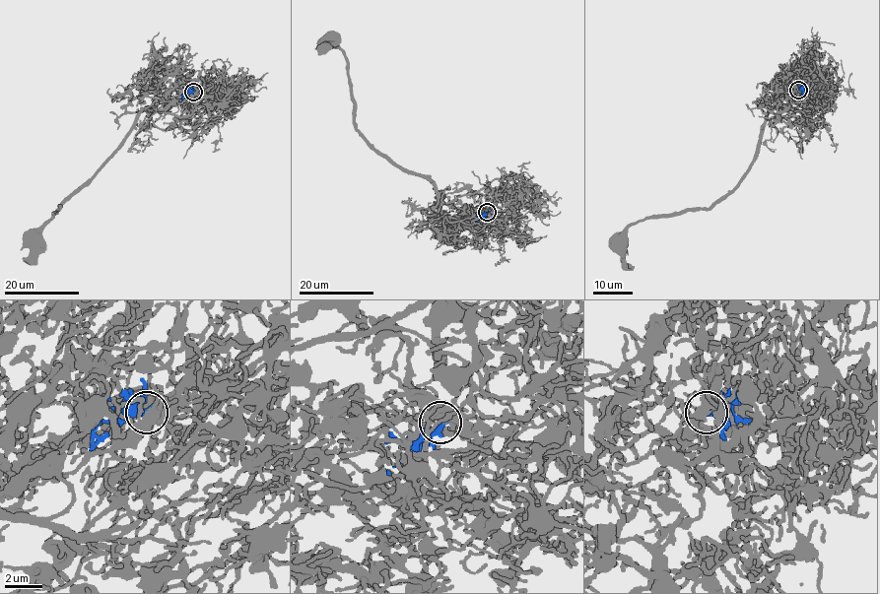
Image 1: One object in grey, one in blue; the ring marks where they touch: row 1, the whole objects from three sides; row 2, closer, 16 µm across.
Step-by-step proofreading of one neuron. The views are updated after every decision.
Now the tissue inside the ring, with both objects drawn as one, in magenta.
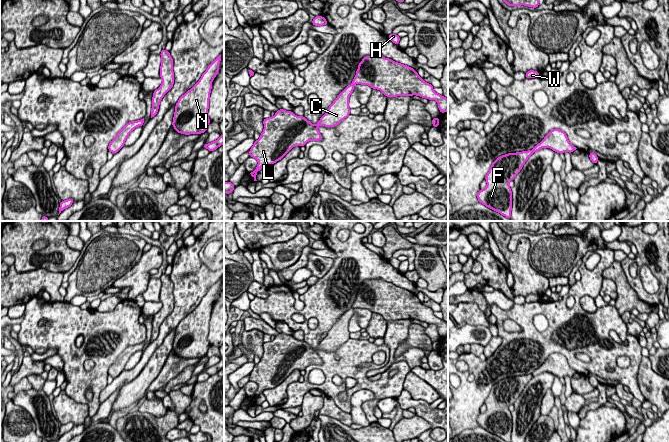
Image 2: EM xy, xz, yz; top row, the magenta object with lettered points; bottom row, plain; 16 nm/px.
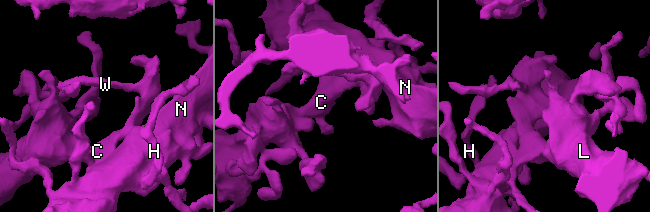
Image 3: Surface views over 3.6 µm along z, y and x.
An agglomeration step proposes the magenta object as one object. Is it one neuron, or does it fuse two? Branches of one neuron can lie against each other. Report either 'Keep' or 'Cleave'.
Keep

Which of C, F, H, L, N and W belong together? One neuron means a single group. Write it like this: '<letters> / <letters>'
C F H L N W

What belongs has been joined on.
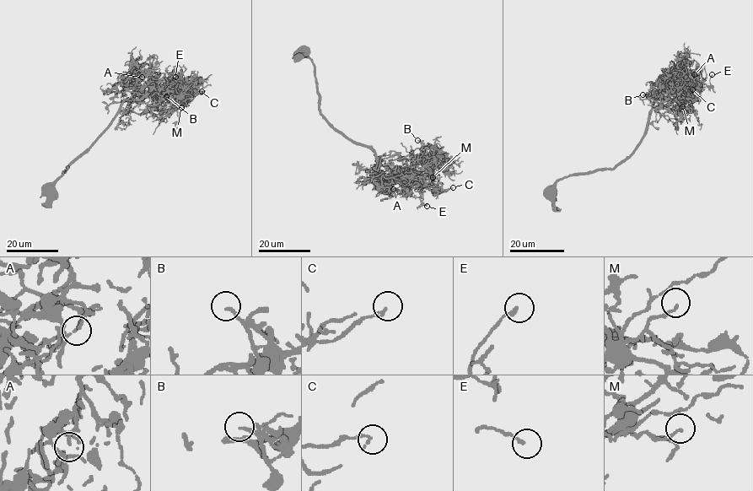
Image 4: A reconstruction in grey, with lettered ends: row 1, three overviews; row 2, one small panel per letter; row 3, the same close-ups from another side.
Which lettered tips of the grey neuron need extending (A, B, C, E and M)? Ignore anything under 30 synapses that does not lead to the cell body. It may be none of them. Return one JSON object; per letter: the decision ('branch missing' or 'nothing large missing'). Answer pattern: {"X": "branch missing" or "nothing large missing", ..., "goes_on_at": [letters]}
{"A": "nothing large missing", "B": "nothing large missing", "C": "nothing large missing", "E": "nothing large missing", "M": "nothing large missing", "goes_on_at": []}

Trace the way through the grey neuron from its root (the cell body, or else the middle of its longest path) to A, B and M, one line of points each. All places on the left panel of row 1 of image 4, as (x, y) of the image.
A: (51, 189), (103, 132), (120, 105), (132, 98), (139, 73), (142, 77)
B: (51, 189), (67, 168), (103, 132), (125, 99), (155, 105), (165, 98), (171, 99), (166, 96)
M: (51, 189), (103, 132), (125, 99), (135, 112), (142, 114), (151, 110), (161, 114), (181, 107)

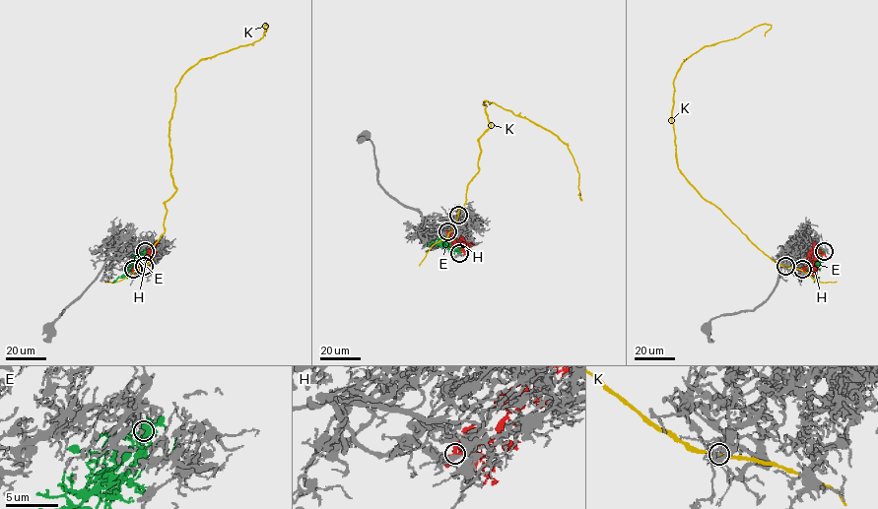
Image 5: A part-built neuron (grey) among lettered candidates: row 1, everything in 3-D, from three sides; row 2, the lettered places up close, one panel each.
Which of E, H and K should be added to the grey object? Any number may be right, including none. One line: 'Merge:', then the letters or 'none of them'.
Merge: E

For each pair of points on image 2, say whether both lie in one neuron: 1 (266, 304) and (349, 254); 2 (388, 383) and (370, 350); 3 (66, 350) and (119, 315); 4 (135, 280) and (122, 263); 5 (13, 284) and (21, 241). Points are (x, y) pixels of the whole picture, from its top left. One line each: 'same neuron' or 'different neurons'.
1: same neuron
2: same neuron
3: same neuron
4: different neurons
5: different neurons

